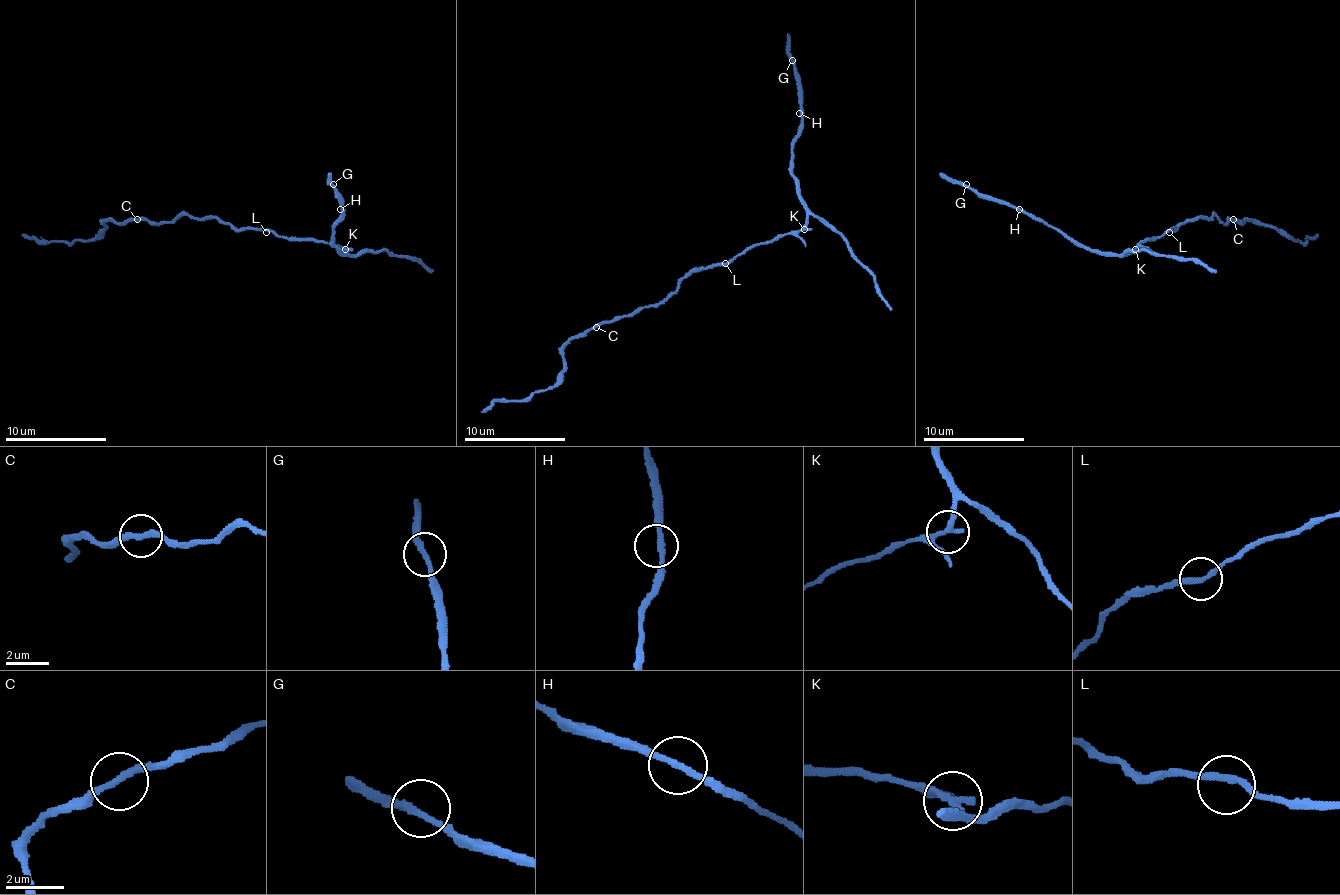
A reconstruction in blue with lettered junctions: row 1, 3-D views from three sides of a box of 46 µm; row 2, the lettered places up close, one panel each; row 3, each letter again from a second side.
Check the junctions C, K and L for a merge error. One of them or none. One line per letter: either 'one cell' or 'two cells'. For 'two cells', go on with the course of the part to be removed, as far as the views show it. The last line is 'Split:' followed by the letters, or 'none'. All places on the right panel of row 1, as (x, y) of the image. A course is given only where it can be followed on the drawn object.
C: one cell
K: two cells; course (1136, 250), (1111, 255), (1101, 250), (1085, 250), (1052, 227), (940, 174)
L: one cell
Split: K

